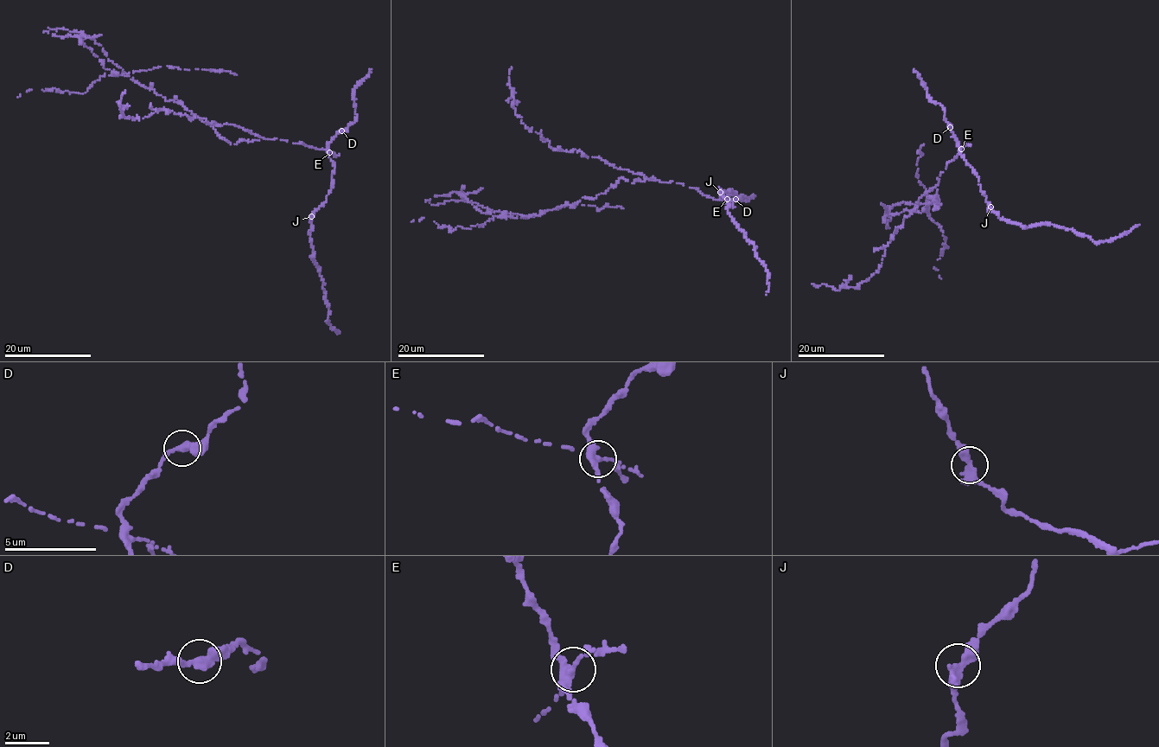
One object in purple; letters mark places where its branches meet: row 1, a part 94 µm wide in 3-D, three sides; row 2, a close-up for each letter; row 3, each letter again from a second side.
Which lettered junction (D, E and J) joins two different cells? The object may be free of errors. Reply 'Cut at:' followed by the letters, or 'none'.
Cut at: E

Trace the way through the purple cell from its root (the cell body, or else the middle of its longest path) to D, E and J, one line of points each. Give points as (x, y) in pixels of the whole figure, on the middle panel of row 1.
D: (663, 181), (671, 181), (697, 188), (702, 194), (714, 199), (735, 199)
E: (663, 181), (683, 183), (697, 188), (702, 194), (714, 199), (727, 199)
J: (663, 181), (697, 188), (714, 199), (735, 193), (720, 192)

